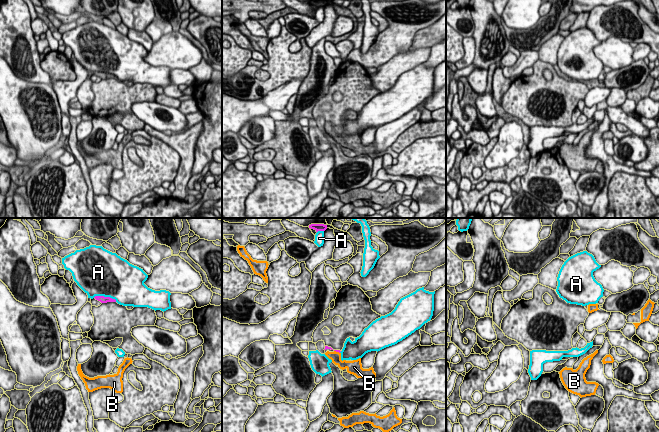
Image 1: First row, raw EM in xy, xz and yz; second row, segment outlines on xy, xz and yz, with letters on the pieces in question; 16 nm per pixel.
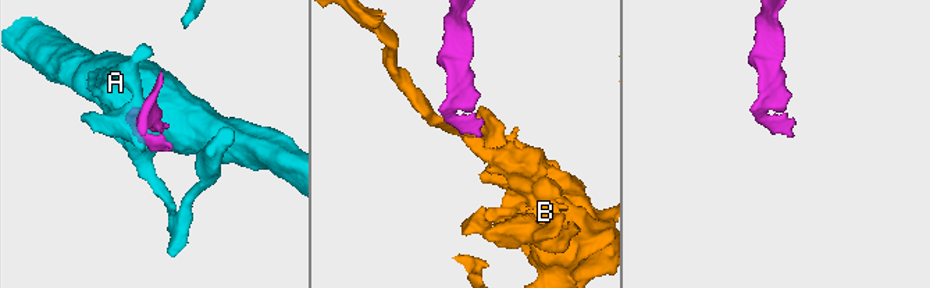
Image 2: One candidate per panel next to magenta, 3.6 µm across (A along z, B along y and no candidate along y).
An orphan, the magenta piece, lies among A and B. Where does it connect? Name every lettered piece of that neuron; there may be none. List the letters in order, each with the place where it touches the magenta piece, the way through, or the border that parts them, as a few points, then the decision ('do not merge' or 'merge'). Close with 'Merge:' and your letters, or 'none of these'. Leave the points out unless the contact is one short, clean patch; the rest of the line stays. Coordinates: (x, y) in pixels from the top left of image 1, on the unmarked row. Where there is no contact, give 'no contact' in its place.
A: meets magenta in xy at (105, 73); do not merge
B: meets magenta in xz at (337, 127); runs through xz (339, 127), (337, 127), (335, 132); merge
Merge: B

